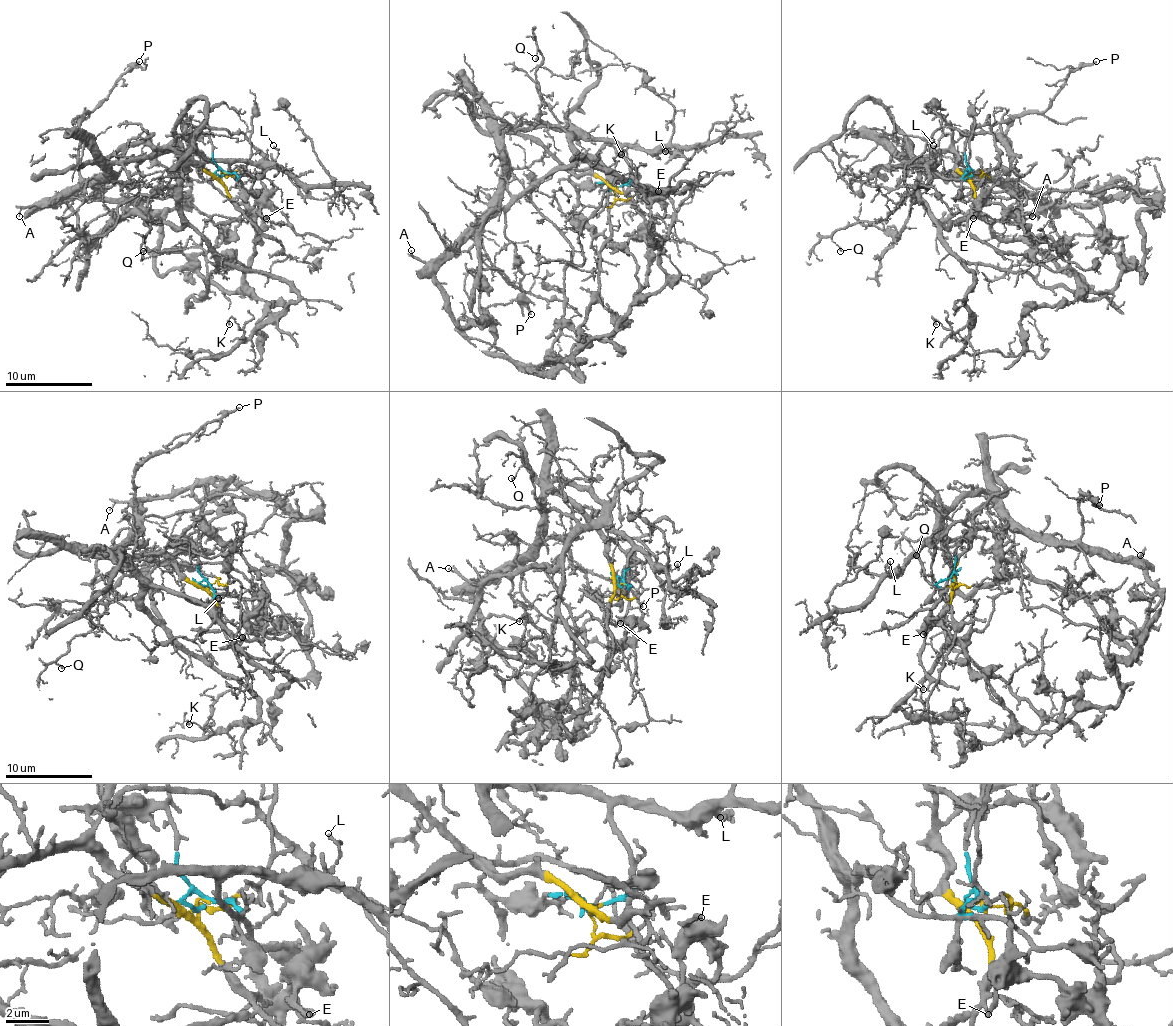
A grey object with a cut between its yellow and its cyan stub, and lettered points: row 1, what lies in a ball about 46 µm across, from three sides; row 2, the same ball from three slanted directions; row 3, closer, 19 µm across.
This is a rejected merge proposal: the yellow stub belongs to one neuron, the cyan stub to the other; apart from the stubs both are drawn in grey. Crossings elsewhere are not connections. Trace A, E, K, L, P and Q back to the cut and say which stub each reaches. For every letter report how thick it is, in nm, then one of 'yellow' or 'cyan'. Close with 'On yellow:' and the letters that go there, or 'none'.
A: 110 nm thick; yellow
E: 200 nm thick; cyan
K: 140 nm thick; cyan
L: 170 nm thick; cyan
P: 180 nm thick; yellow
Q: 130 nm thick; cyan
On yellow: A, P

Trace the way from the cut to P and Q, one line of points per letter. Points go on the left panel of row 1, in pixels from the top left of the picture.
P: (221, 175), (193, 167), (175, 151), (115, 162), (106, 175), (89, 180), (80, 175), (80, 121), (139, 60)
Q: (219, 175), (234, 173), (236, 180), (223, 162), (195, 162), (158, 188), (143, 223), (149, 229), (143, 251)

